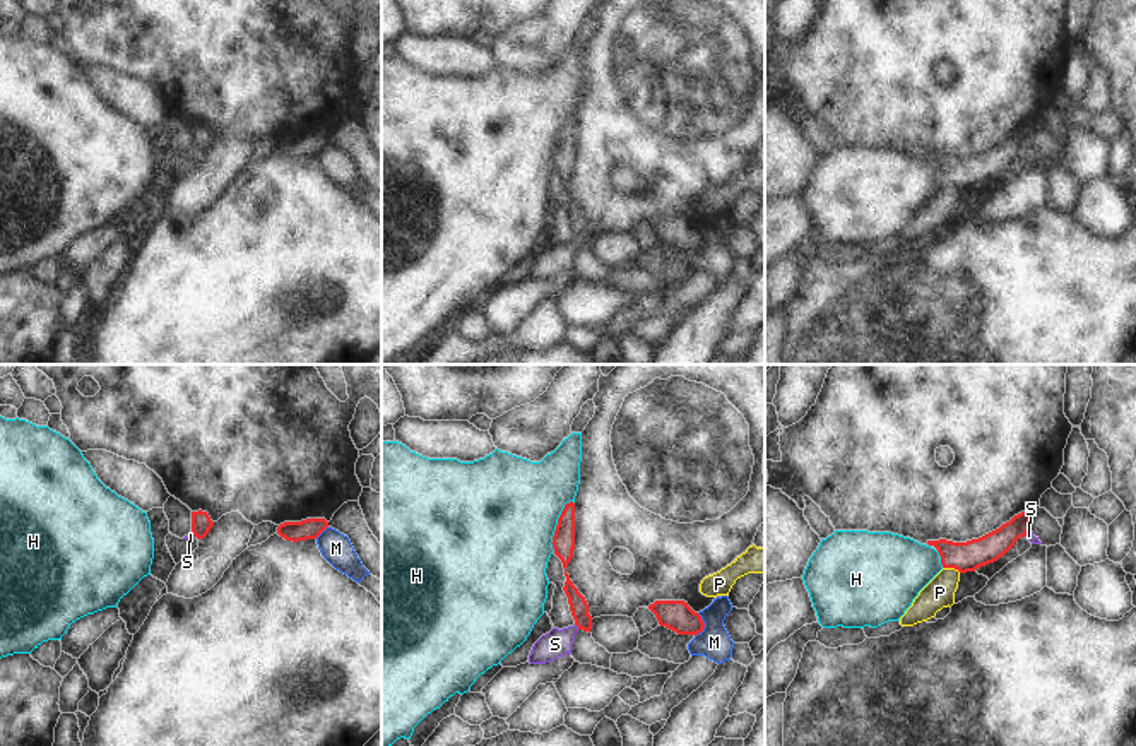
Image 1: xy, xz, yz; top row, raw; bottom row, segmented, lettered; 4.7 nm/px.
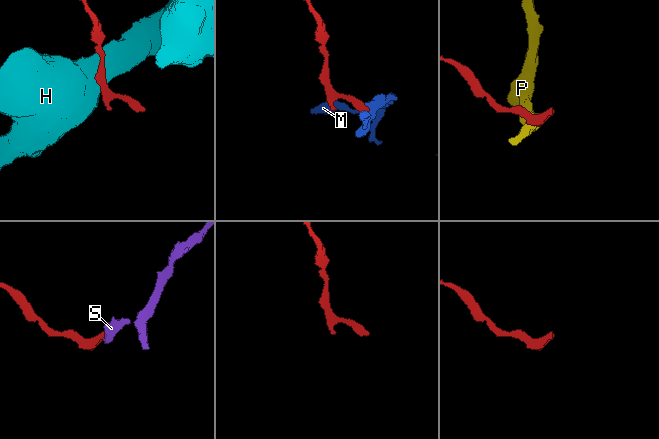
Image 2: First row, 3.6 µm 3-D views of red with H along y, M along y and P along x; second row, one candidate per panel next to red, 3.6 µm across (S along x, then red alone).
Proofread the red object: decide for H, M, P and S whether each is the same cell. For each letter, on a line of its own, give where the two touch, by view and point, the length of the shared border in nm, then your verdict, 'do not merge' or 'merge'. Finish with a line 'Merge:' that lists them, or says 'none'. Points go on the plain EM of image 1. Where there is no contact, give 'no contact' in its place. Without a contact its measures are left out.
H: xz (556, 142) | 260 nm | do not merge
M: xz (704, 242) | 120 nm | do not merge
P: yz (952, 183) | 90 nm | do not merge
S: xz (577, 242) | 40 nm | do not merge
Merge: none

